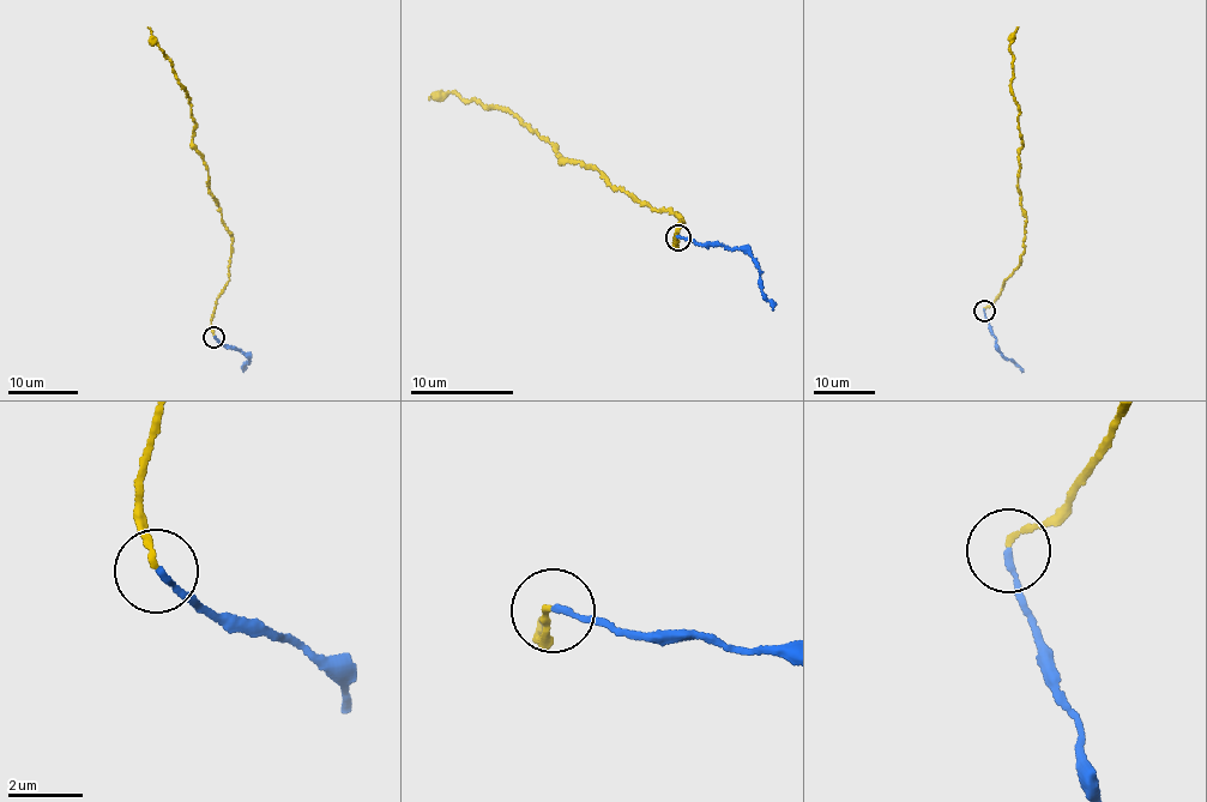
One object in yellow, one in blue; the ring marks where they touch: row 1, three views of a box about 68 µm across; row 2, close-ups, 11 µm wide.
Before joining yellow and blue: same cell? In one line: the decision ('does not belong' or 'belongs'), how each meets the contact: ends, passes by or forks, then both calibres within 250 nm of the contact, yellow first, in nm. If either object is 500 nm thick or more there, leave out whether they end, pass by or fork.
does not belong; yellow ends; blue ends; calibres 160 and 160 nm

